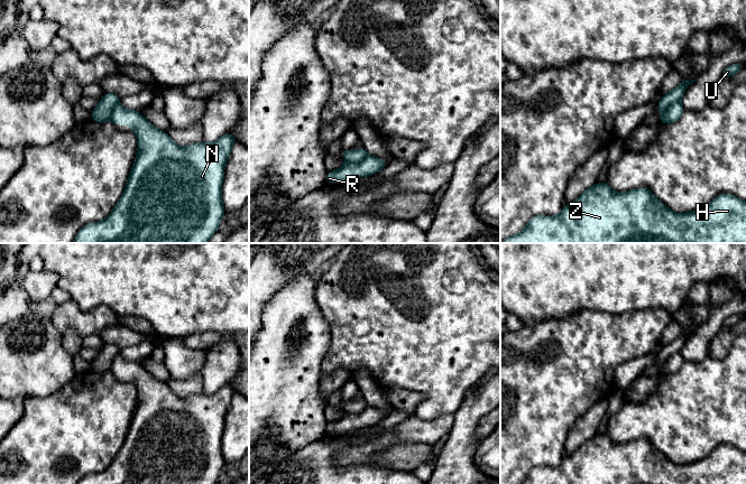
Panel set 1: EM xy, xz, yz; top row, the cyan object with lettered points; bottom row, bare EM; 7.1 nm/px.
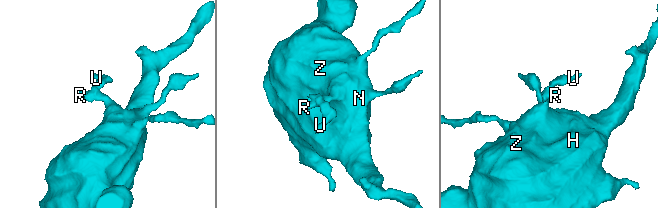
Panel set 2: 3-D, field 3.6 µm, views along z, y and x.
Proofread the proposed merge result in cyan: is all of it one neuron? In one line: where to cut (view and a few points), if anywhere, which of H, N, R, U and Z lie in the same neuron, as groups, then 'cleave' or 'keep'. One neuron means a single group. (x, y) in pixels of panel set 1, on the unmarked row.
cut xz (368, 406), (360, 412), (346, 413); groups H N R Z / U; cleave

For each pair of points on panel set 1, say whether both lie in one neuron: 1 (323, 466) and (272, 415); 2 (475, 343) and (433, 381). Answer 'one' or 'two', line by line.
1: two
2: one

